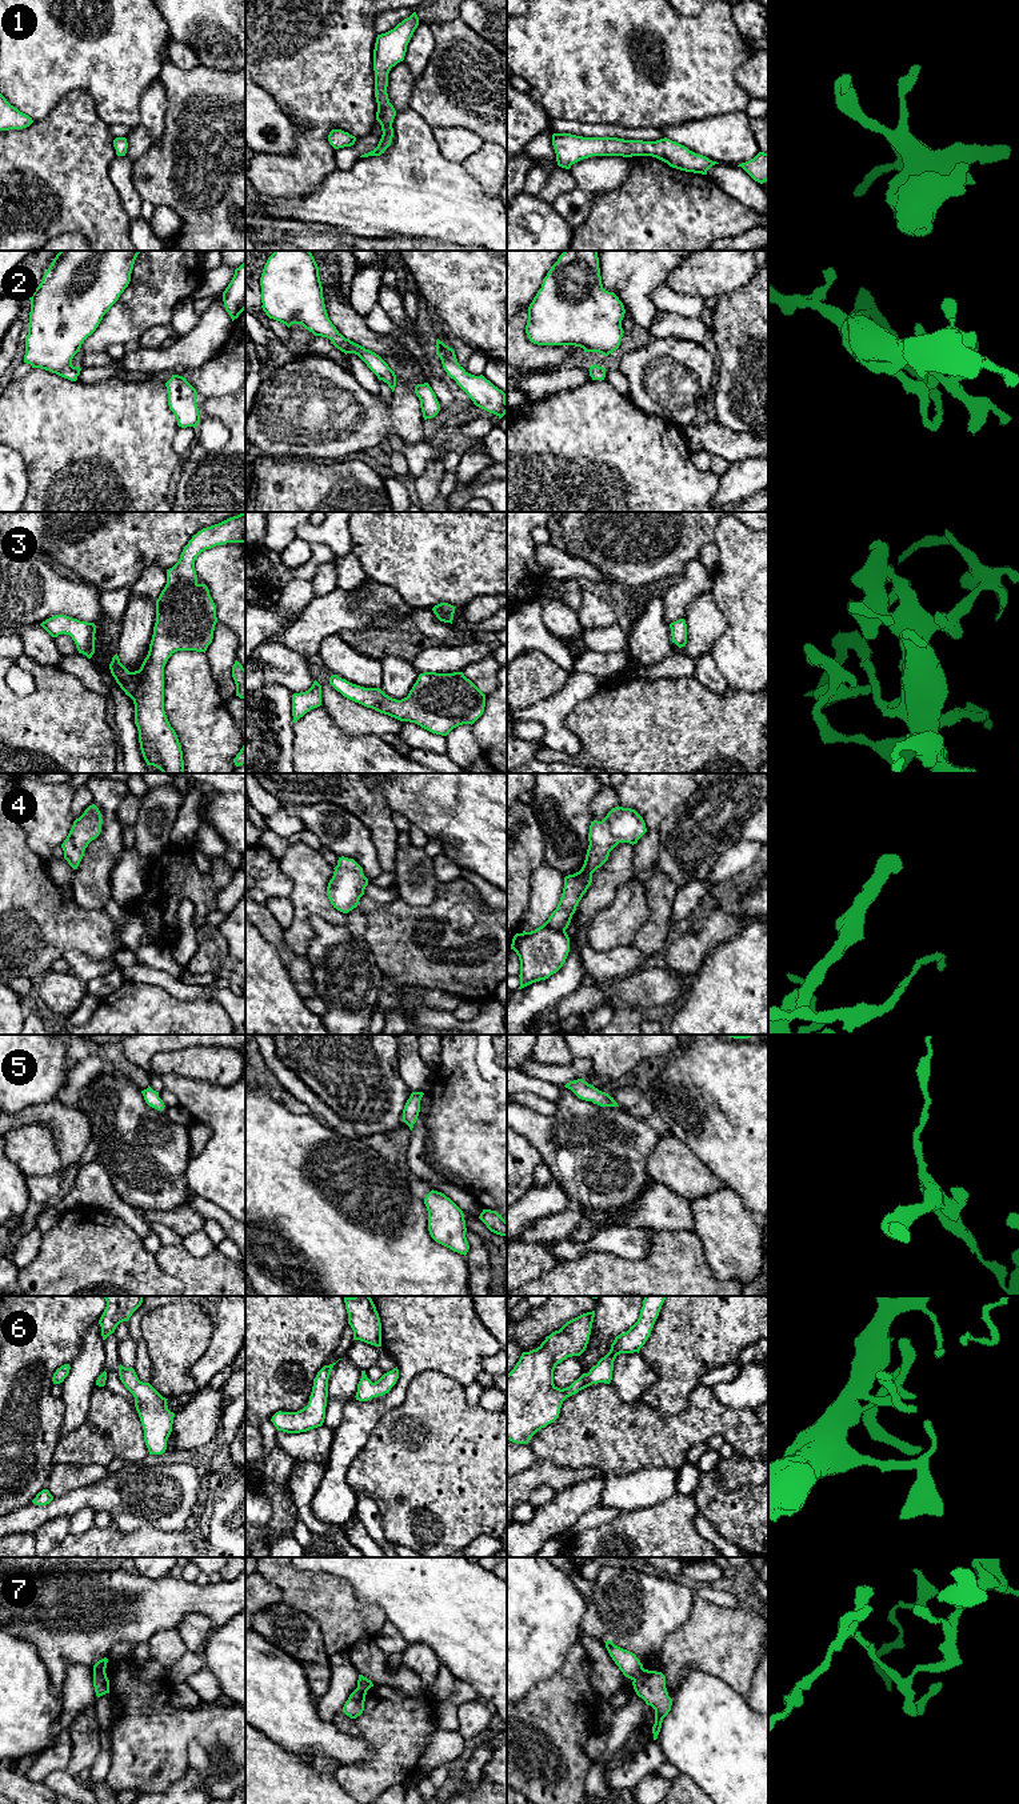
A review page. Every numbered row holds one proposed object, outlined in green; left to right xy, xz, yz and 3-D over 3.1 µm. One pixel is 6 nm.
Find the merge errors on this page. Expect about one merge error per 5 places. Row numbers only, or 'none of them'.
7

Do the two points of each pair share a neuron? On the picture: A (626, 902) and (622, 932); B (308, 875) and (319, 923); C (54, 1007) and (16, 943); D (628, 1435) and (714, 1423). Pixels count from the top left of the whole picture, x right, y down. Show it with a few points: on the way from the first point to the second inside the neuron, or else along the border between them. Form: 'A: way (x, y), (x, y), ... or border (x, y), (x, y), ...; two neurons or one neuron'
A: way (626, 910), (622, 924); one neuron
B: border (344, 927), (312, 916), (314, 938), (308, 946); two neurons
C: border (51, 970), (42, 976); two neurons
D: way (650, 1435), (676, 1435), (692, 1427); one neuron

